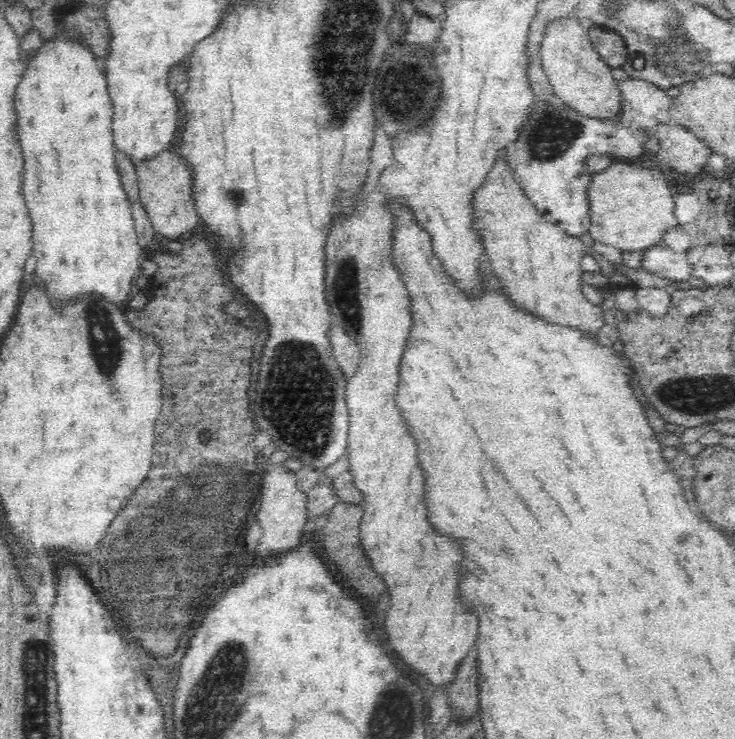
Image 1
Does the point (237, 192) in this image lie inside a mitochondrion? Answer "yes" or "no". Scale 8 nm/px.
yes

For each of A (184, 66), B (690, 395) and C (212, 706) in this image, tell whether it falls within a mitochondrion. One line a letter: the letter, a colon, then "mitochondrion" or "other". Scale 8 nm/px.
A: other
B: mitochondrion
C: mitochondrion

